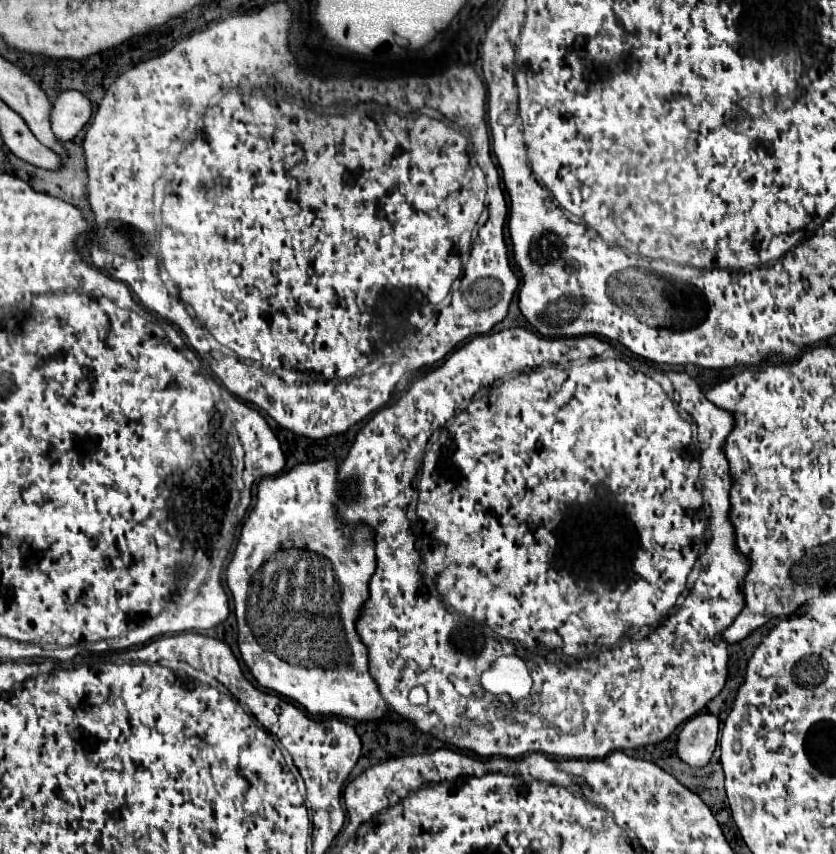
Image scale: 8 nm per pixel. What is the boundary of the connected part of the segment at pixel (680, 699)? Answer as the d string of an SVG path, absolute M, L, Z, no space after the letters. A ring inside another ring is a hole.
M510 328L510 330L496 332L496 334L476 336L476 338L472 338L470 342L466 342L462 348L458 348L442 366L438 366L436 370L432 370L432 372L426 374L424 378L416 380L400 400L396 400L394 404L388 404L388 406L384 406L382 410L378 410L378 412L366 422L366 426L358 432L358 436L356 436L356 440L354 440L350 452L348 452L348 458L346 458L346 460L342 462L342 466L340 466L340 478L342 478L342 480L356 480L356 486L352 486L352 488L358 488L358 494L356 494L356 496L354 496L354 494L346 494L346 496L344 496L344 502L340 504L340 514L338 514L338 518L340 518L344 524L348 524L348 526L350 526L350 524L356 524L356 522L364 522L366 526L370 526L370 528L376 532L376 562L378 562L378 564L376 564L376 572L374 572L374 576L372 576L372 580L370 580L370 598L366 600L366 604L364 604L364 614L362 614L360 620L358 620L358 634L360 634L362 642L368 646L368 652L370 652L370 672L372 672L372 676L374 676L376 682L378 682L380 694L382 694L382 698L390 704L390 708L392 708L394 712L398 712L400 716L412 720L418 730L428 732L428 734L436 736L438 740L448 742L448 744L452 744L452 746L470 750L470 752L474 752L474 754L478 754L478 756L482 756L482 758L488 758L488 756L510 756L510 758L514 758L514 756L520 756L520 754L526 754L526 752L542 752L542 754L548 754L548 756L564 756L564 758L604 758L604 756L610 754L612 750L626 750L626 748L640 748L640 746L648 746L648 744L658 744L658 742L666 740L666 738L674 732L676 726L680 726L684 720L692 718L698 710L702 710L702 708L724 688L724 684L726 684L726 676L728 676L728 652L726 652L726 648L728 648L728 646L726 646L726 644L714 644L714 638L716 638L718 632L726 630L726 628L732 624L732 620L740 614L740 610L742 610L742 606L744 606L744 598L742 598L740 588L742 588L744 576L746 576L746 572L748 572L748 558L742 556L742 554L736 550L734 528L732 528L732 524L730 524L730 520L728 520L728 512L730 512L730 498L728 498L728 492L730 492L730 486L732 486L732 478L730 478L730 474L728 474L728 460L726 460L726 456L724 456L724 452L722 452L722 446L724 446L724 440L726 440L728 432L732 432L732 426L734 426L732 414L730 414L730 412L724 412L724 410L718 408L718 406L714 406L714 404L704 396L704 392L702 392L702 388L696 384L696 380L692 380L688 374L682 374L682 372L668 372L668 378L672 380L672 386L674 386L674 390L676 390L676 394L678 394L678 406L680 406L680 408L686 408L686 412L692 416L692 420L694 420L694 424L696 424L698 442L700 442L700 448L702 448L702 454L698 456L698 448L696 448L696 444L694 444L694 440L692 440L692 424L680 418L680 414L676 412L674 402L662 392L660 384L656 384L650 376L642 374L640 370L630 368L630 364L624 362L624 360L620 360L620 358L606 358L606 360L602 360L602 358L592 358L592 356L606 356L606 354L610 354L612 350L614 350L614 348L612 348L608 342L602 342L602 340L598 340L598 338L594 338L594 336L558 338L558 340L552 340L552 338L542 338L542 336L538 336L538 334L532 334L532 332L524 330L524 328ZM560 358L566 358L566 360L592 358L592 360L584 360L582 364L572 364L570 370L538 368L538 366L544 366L544 360L548 360L548 362L560 362ZM506 374L512 374L512 376L510 376L510 378L504 378L502 382L498 382L496 386L492 386L494 380L500 380L500 376L506 376ZM470 398L472 398L472 402L468 402L468 406L466 406L464 410L456 410L456 408L460 406L460 400L470 400ZM419 471L420 482L418 482L418 510L416 510L416 514L420 516L420 524L422 524L422 532L424 532L424 534L422 534L422 548L420 548L420 550L416 548L416 536L412 536L412 530L410 530L411 524L408 516L406 516L408 504L412 499L412 482L419 475ZM700 480L704 480L704 502L702 502L700 484L698 484ZM706 516L708 516L708 540L706 540L706 550L698 556L700 548L704 546L704 544L702 544L702 542L704 542L702 538L704 538L704 532L706 532ZM420 564L426 566L426 576L434 582L434 586L436 586L436 590L438 590L436 596L420 594L420 586L422 586ZM686 578L688 578L688 590L690 590L690 594L686 596L686 602L680 606L680 610L672 612L666 620L662 620L660 626L654 628L648 636L640 636L640 634L642 634L640 628L658 622L658 620L676 604L680 592L686 588ZM452 612L458 612L458 614L468 616L468 618L474 618L474 620L478 620L478 622L486 622L496 634L500 634L500 636L506 638L506 640L512 640L512 642L522 644L526 650L534 650L534 652L556 652L556 656L552 656L552 658L550 658L550 654L540 654L540 656L542 656L542 660L540 660L540 671L537 672L536 670L535 674L532 674L533 685L530 698L524 700L524 706L528 708L528 712L532 714L532 718L520 718L520 720L518 720L518 718L512 719L511 716L506 715L506 720L502 720L502 716L500 716L501 720L498 725L490 722L490 716L488 716L488 714L490 714L490 700L481 698L484 696L480 685L481 674L476 672L476 667L468 668L468 658L466 658L466 656L472 656L472 652L476 652L476 648L484 648L484 632L480 632L480 628L476 628L476 632L468 632L468 636L464 636L464 624L460 624L460 620L456 620L456 616L452 616ZM460 662L464 664L464 676L462 676L462 678L467 679L459 679L459 677L457 677L457 671L459 671L457 664L460 664Z

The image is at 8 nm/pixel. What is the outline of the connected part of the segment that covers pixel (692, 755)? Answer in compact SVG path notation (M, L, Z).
M698 714L688 720L676 738L676 754L688 766L706 766L714 754L720 720L712 714Z

